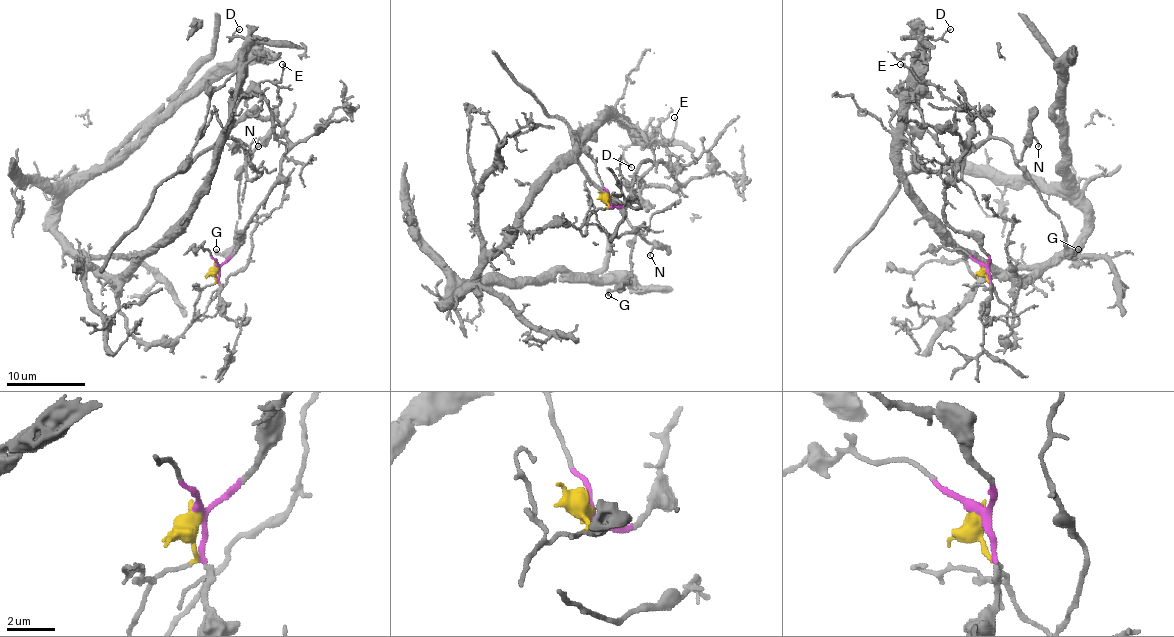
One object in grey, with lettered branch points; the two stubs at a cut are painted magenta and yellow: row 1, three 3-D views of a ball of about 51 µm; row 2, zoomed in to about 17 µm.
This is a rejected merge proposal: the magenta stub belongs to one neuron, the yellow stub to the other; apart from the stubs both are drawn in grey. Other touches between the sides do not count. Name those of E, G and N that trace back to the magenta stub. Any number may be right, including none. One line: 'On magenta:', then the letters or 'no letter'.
On magenta: G, N

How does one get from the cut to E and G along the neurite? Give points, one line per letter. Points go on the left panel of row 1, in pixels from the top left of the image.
E: (216, 267), (173, 339), (132, 333), (118, 284), (202, 192), (228, 108), (279, 82), (283, 65)
G: (216, 267), (279, 174), (289, 149), (275, 119), (248, 114), (228, 133), (246, 167), (234, 243), (216, 249)

